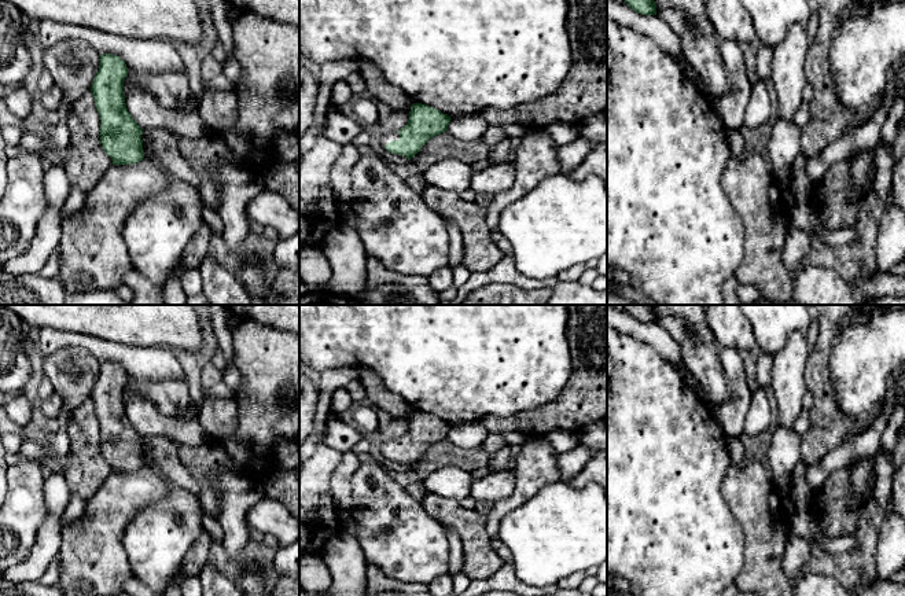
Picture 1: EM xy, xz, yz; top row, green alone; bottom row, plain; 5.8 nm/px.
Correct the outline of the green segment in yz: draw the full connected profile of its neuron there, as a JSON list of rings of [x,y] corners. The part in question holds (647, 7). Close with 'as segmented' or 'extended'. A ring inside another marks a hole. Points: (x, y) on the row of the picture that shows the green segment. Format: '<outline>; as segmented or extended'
[[[625,0],[625,3],[643,15],[656,15],[656,4],[654,0]]]; as segmented

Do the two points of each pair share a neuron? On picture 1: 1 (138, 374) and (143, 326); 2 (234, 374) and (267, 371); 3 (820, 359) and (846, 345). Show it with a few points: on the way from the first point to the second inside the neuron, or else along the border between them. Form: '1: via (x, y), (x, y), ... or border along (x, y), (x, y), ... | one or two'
1: border along (109, 339), (139, 346), (166, 346), (172, 350) | two
2: border along (235, 364), (241, 383), (234, 393) | two
3: border along (839, 322), (831, 349), (832, 385) | two

